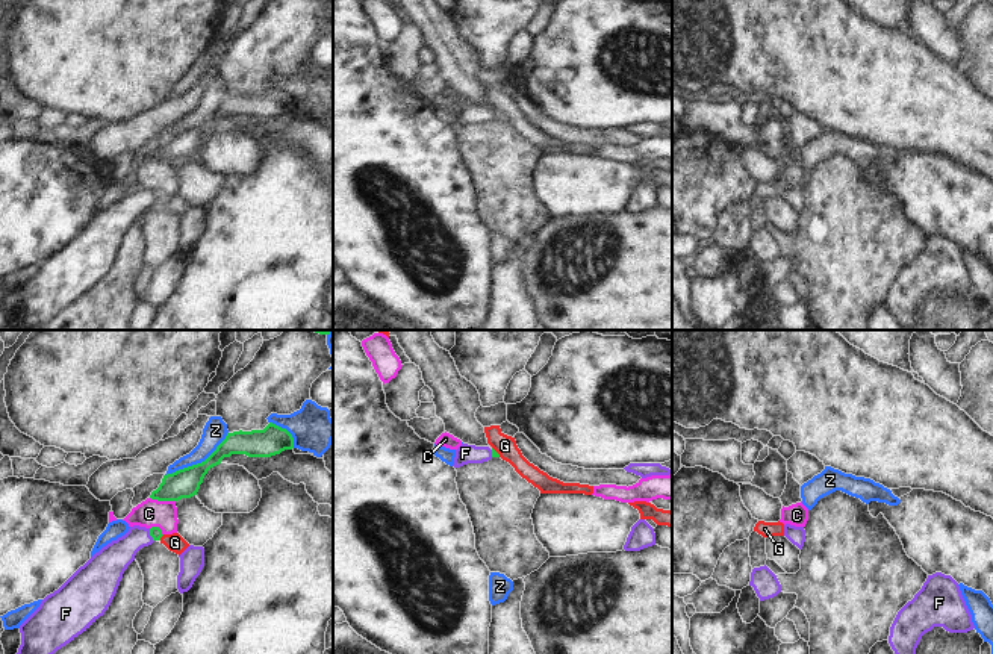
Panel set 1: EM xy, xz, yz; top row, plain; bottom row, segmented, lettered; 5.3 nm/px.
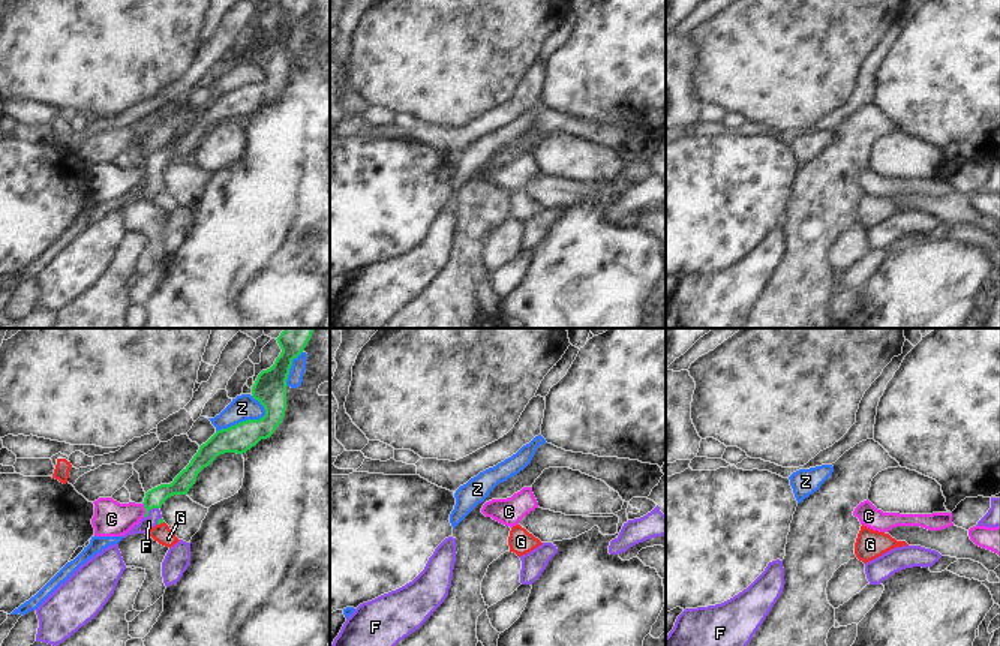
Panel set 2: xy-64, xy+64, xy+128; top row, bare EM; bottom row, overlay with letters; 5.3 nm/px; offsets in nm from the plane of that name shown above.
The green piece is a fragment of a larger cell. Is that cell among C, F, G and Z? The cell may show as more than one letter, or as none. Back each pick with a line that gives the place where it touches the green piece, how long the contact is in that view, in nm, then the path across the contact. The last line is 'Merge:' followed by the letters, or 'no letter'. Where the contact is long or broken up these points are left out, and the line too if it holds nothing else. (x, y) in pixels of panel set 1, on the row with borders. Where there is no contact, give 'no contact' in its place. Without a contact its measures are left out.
F: contact xy (150, 535); length 80 nm; way xy (155, 532), (150, 535), (138, 536), (111, 560)
Merge: F

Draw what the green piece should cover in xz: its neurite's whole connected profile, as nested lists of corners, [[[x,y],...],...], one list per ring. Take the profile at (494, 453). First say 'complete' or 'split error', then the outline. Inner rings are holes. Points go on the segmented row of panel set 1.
split error | [[[462,444],[456,450],[456,457],[454,457],[454,468],[460,468],[468,463],[483,463],[490,460],[492,457],[500,457],[500,454],[489,447],[475,447],[475,445],[468,445]]]

